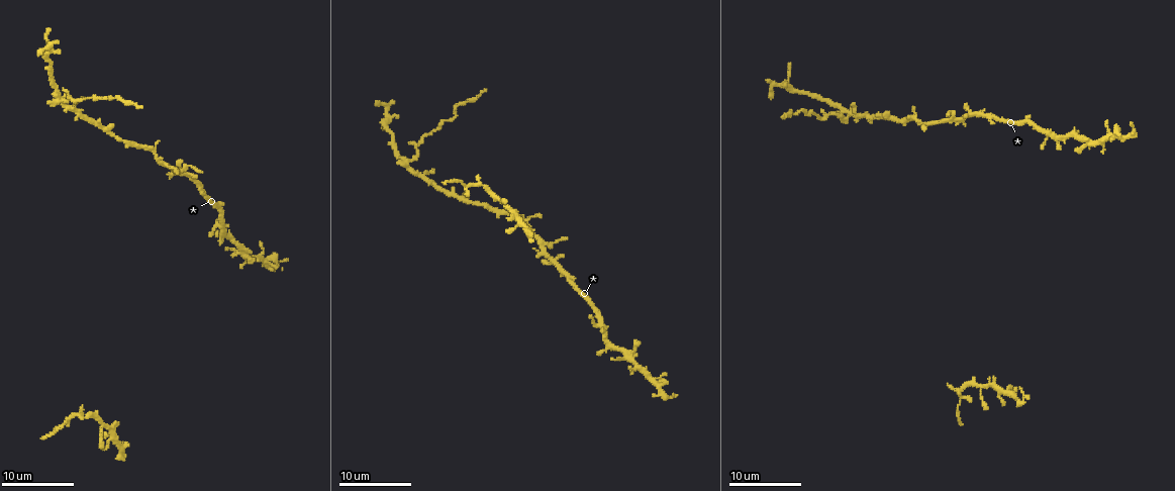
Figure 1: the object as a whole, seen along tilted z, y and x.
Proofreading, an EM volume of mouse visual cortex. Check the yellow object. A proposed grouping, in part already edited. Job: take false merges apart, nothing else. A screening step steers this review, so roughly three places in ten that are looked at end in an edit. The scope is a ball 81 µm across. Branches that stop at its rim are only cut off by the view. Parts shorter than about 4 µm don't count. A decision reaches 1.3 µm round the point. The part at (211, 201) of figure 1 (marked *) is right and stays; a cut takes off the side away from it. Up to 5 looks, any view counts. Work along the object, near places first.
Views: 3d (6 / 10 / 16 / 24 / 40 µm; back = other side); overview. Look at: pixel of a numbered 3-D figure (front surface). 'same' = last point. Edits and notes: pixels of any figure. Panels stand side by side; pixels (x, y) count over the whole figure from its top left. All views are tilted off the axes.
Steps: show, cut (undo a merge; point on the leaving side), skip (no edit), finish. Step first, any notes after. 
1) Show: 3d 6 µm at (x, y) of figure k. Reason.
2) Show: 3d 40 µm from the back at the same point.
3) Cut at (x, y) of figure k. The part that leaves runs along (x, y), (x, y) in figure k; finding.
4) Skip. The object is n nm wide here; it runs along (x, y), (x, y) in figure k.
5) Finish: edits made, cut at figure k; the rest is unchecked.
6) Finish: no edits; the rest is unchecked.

Show: 3d 10 µm at (599, 325) of figure 1. Four or more arms meet.

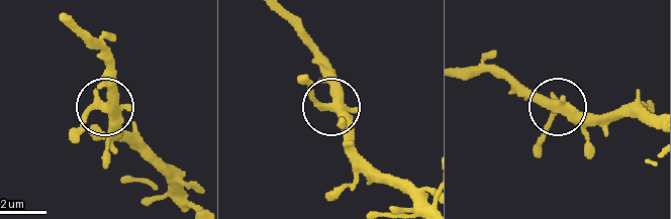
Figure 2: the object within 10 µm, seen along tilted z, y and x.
Skip. The object is 380 nm wide here; it runs along (464, 69), (501, 73), (566, 110), (605, 119) in figure 2; continuous, no second neuron.

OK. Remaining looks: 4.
Show: 3d 10 µm at (89, 416) of figure 1.

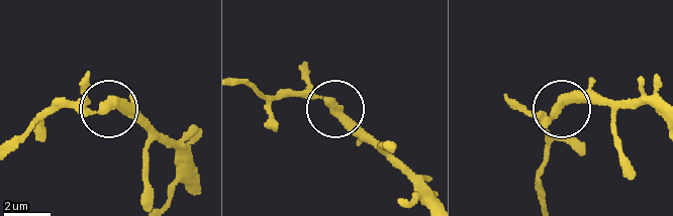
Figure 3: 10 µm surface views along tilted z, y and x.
Cut at (87, 86) of figure 3. The object is 400 nm wide here; the part that leaves runs along (92, 112), (54, 107), (13, 139) in figure 3; a second neuron is stuck on.

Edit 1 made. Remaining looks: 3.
Show: 3d 10 µm at (110, 429) of figure 1.

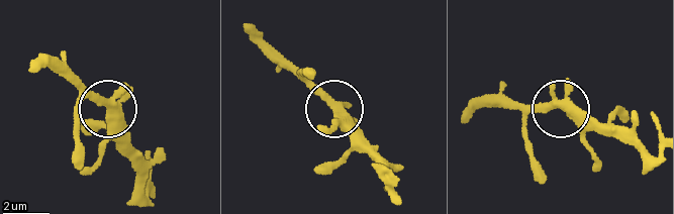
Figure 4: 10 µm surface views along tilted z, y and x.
Skip. 4 arms meet here; continuous, no second neuron.

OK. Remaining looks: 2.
Finish: edits made, cut at figure 3; the rest is unchecked.

